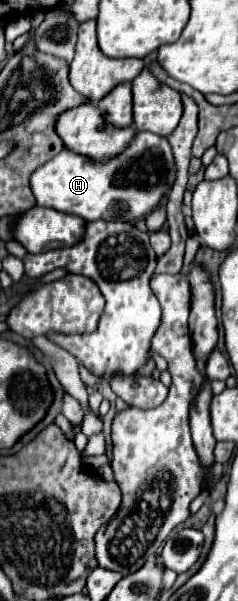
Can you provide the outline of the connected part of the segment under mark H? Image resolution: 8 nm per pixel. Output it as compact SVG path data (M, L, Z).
M137 132L133 144L105 164L93 162L71 150L61 150L57 156L41 164L29 178L33 196L39 206L47 206L83 220L125 220L147 216L165 196L167 186L175 182L175 162L167 138L151 132Z

